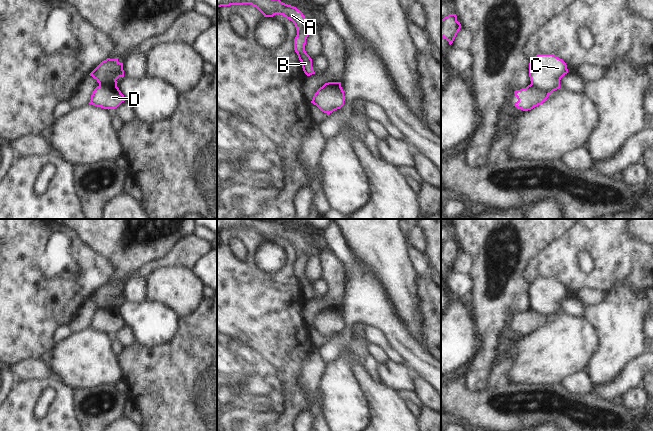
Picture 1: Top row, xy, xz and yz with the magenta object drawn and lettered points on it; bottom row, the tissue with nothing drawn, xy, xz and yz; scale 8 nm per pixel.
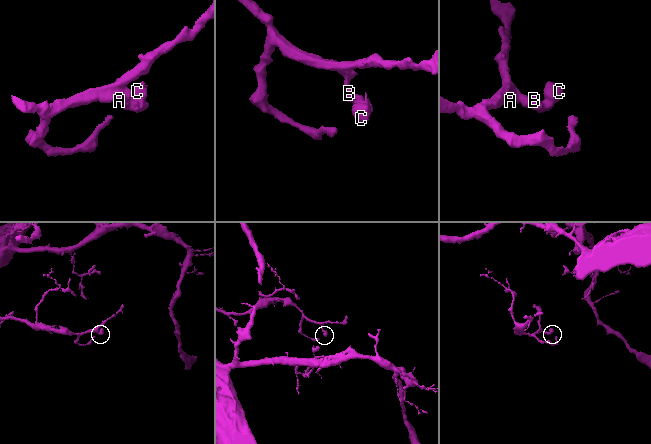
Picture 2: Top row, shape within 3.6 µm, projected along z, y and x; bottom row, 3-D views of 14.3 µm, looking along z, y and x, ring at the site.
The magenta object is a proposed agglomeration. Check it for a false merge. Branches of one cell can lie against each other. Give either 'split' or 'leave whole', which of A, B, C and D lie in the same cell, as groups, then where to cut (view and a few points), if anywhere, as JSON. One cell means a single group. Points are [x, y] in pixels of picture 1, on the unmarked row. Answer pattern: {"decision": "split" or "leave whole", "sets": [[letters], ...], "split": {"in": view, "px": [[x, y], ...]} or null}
{"decision": "split", "sets": [["A", "B", "D"], ["C"]], "split": {"in": "yz", "px": [[530, 308], [548, 318]]}}

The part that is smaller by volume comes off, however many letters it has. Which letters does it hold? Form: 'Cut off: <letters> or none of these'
Cut off: C

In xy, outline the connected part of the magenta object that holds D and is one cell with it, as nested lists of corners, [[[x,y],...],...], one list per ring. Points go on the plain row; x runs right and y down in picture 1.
[[[101,309],[92,316],[89,328],[109,334],[117,332],[124,325],[124,319],[117,309]]]

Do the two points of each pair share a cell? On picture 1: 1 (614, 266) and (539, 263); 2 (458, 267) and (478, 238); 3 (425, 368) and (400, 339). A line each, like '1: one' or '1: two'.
1: one
2: two
3: one

